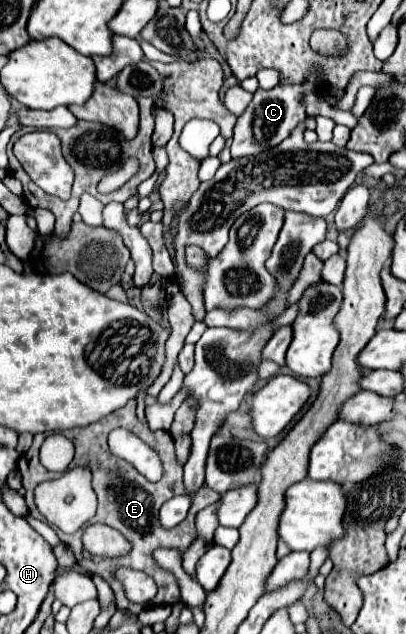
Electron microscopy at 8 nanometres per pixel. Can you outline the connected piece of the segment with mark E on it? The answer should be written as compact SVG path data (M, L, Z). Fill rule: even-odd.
M130 399L126 407L118 409L116 413L110 413L108 417L104 417L104 419L98 421L98 423L92 423L92 425L86 425L86 427L74 427L72 431L60 431L60 433L66 435L66 437L74 443L74 447L76 447L76 455L74 455L74 459L72 459L72 463L70 463L68 469L74 469L74 467L80 467L80 465L82 465L82 467L90 467L90 471L92 471L92 489L94 489L96 495L98 495L98 513L96 513L96 517L92 519L92 523L106 523L106 525L118 529L118 531L130 541L132 549L130 549L130 553L126 553L126 555L122 555L122 557L118 557L118 559L98 559L98 557L90 555L88 551L84 551L84 549L80 547L80 535L82 535L80 531L74 533L74 535L66 535L66 533L62 533L62 531L56 531L58 537L60 537L60 541L64 541L66 545L70 545L70 547L74 549L74 553L76 553L76 563L78 563L86 573L90 573L90 575L100 575L100 577L114 589L114 593L116 593L116 607L118 607L120 611L128 611L128 613L132 613L132 615L138 615L138 613L140 613L142 609L146 609L146 607L152 607L152 605L172 605L174 601L178 601L180 589L176 589L176 581L172 581L172 575L168 575L168 571L160 569L160 567L152 561L152 551L154 551L156 547L176 547L176 549L180 549L180 551L184 553L186 547L188 547L188 545L192 543L192 539L196 537L196 527L194 527L194 517L196 517L196 513L198 513L200 509L204 509L204 507L216 503L222 495L216 493L214 489L208 489L206 485L202 485L200 489L196 489L196 491L192 493L192 497L190 497L190 499L192 499L192 507L190 507L190 511L188 511L188 517L186 517L180 525L176 525L174 529L162 529L162 527L158 525L158 509L160 509L160 505L162 505L164 501L172 499L172 495L182 495L182 493L186 491L186 487L184 487L184 475L182 475L182 465L178 463L178 459L176 459L176 455L174 455L172 439L170 439L170 437L168 437L166 441L158 439L160 433L150 431L150 427L148 427L146 423L142 423L142 421L136 417L136 399ZM116 427L126 427L126 429L130 429L132 433L136 433L142 441L146 441L146 443L160 455L160 459L162 459L162 463L164 463L164 477L162 477L158 483L146 481L130 463L126 463L124 459L120 459L120 457L116 457L116 455L110 453L110 449L108 449L108 433L110 433L112 429L116 429ZM116 565L126 565L126 567L132 567L132 569L138 569L138 571L148 573L148 575L156 581L156 585L158 585L156 597L154 597L152 601L144 603L144 605L130 603L130 601L126 599L124 591L122 591L122 585L120 585L120 583L114 579L114 575L112 575L112 569L114 569Z

